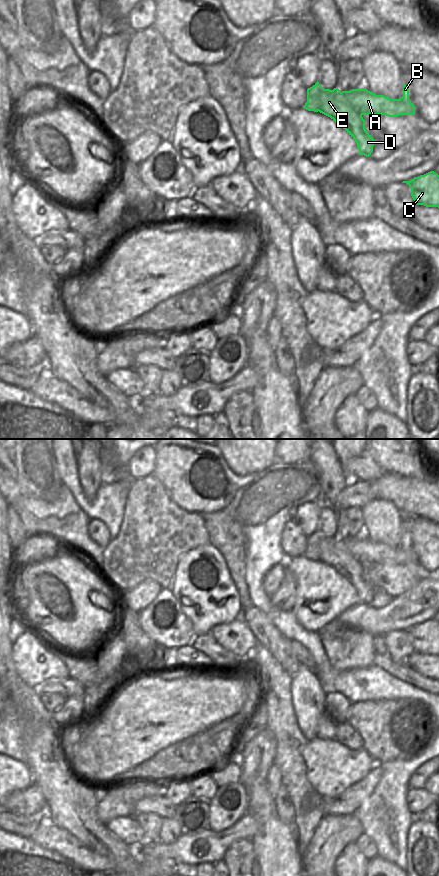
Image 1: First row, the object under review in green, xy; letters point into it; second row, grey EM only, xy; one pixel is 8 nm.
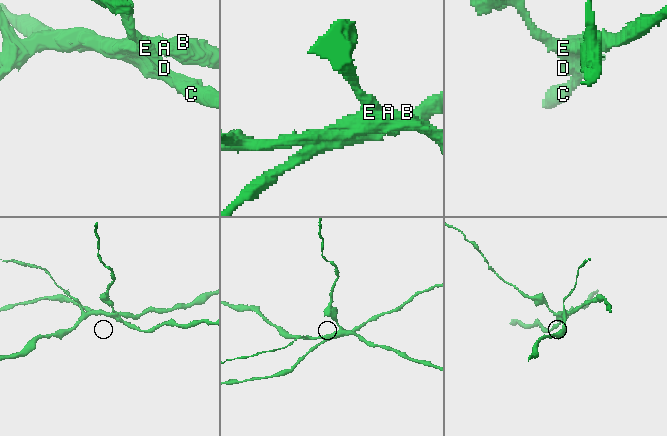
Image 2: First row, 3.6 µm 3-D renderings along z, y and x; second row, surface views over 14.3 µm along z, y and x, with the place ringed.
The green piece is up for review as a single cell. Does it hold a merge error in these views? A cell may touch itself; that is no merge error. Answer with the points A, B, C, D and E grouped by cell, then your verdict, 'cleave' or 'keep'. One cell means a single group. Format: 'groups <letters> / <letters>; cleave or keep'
groups A B / C D E; cleave

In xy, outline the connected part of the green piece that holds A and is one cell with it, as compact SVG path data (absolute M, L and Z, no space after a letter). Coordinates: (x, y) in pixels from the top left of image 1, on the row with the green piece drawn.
M403 85L403 96L400 99L390 99L384 95L376 95L365 87L342 91L342 94L345 102L361 116L386 115L388 117L398 117L415 114L415 106L409 100L408 85Z

